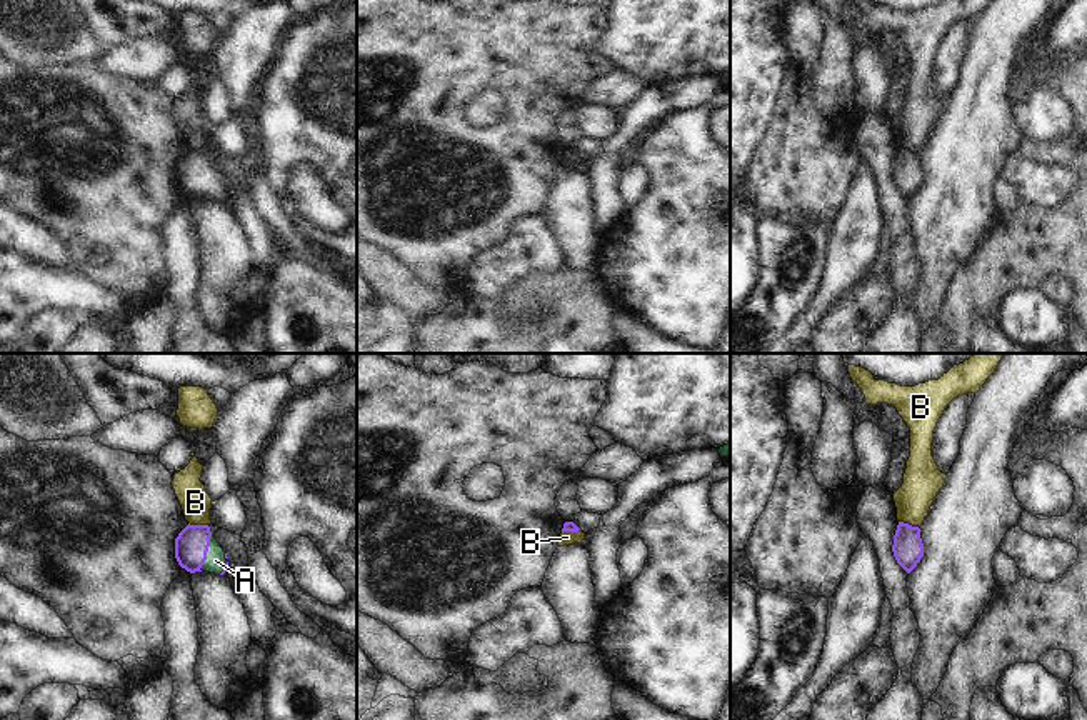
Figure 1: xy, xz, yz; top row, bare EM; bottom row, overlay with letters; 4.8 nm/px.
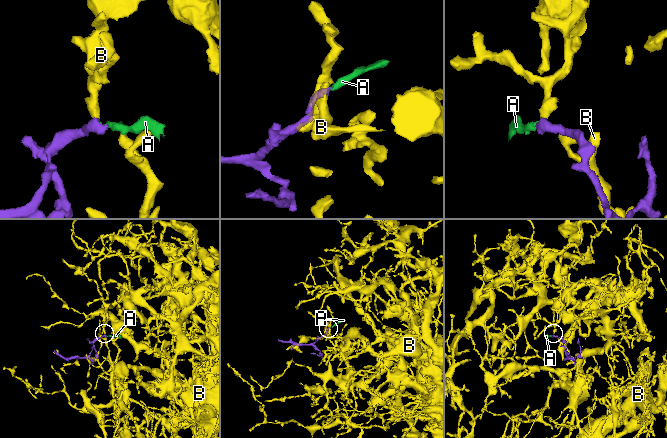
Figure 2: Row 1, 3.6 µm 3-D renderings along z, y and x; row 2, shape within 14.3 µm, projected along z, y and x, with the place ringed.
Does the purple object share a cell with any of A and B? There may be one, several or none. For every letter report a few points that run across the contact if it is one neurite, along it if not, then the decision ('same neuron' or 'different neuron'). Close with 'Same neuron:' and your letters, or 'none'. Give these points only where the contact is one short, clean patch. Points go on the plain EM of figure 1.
A: xy (192, 170), (205, 180), (215, 187) | same neuron
B: xy (189, 149), (207, 152) | different neuron
Same neuron: A

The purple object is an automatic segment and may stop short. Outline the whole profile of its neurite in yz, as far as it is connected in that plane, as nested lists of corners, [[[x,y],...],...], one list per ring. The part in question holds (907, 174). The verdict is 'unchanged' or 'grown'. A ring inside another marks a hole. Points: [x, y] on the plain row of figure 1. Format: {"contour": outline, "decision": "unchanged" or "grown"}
{"contour": [[[899,148],[895,162],[894,162],[892,178],[897,190],[907,200],[910,200],[917,193],[920,185],[924,183],[924,170],[920,165],[920,155]]], "decision": "unchanged"}

